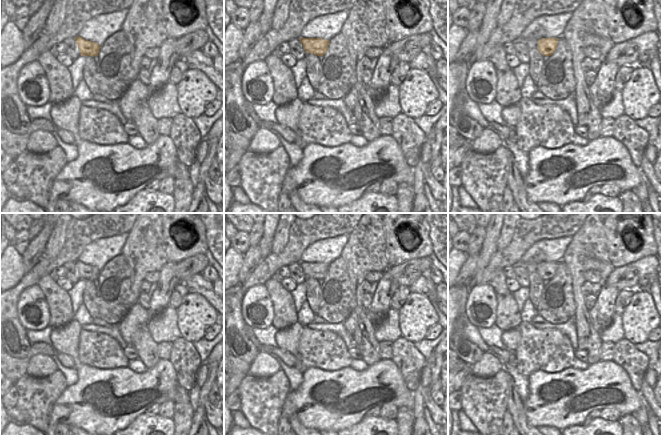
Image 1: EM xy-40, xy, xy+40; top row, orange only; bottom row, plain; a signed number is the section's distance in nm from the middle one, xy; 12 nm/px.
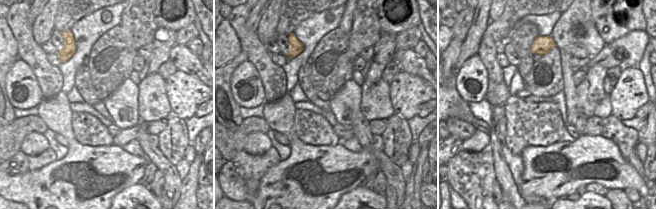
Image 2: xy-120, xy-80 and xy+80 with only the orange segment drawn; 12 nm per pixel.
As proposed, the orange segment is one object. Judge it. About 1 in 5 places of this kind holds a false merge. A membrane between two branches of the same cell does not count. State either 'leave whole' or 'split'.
leave whole

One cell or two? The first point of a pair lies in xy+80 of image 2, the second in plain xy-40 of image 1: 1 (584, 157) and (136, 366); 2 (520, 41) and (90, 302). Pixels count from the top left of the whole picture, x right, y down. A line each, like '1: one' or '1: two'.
1: two
2: one

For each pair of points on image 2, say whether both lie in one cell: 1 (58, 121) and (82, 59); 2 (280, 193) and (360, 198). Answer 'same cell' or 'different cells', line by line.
1: different cells
2: different cells

